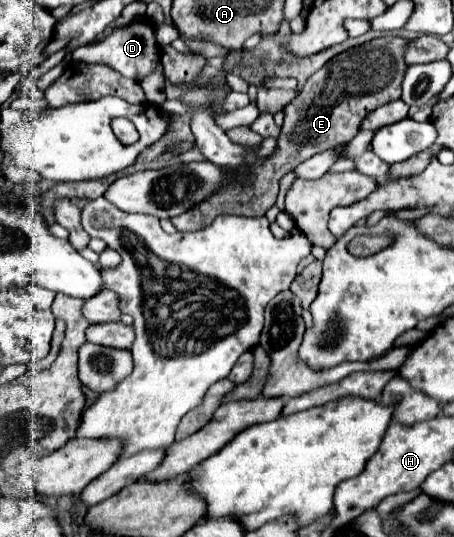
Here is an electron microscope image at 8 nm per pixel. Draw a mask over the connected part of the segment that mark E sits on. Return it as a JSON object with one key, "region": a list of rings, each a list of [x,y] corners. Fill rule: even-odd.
{"region":[[[383,36],[331,58],[327,66],[317,70],[305,82],[299,96],[295,96],[285,106],[285,126],[281,128],[277,152],[259,166],[235,168],[241,172],[255,174],[253,188],[249,186],[249,190],[233,190],[233,186],[227,186],[219,190],[215,196],[211,196],[209,200],[201,202],[199,206],[173,218],[171,220],[173,226],[181,232],[189,232],[189,230],[205,228],[219,214],[237,214],[237,216],[251,216],[251,218],[263,216],[267,208],[275,204],[275,198],[279,192],[279,180],[283,178],[283,174],[287,174],[293,166],[301,164],[303,160],[319,152],[347,144],[357,134],[361,120],[371,110],[391,100],[397,100],[401,96],[401,80],[407,70],[403,62],[405,44],[407,44],[405,38]]]}

